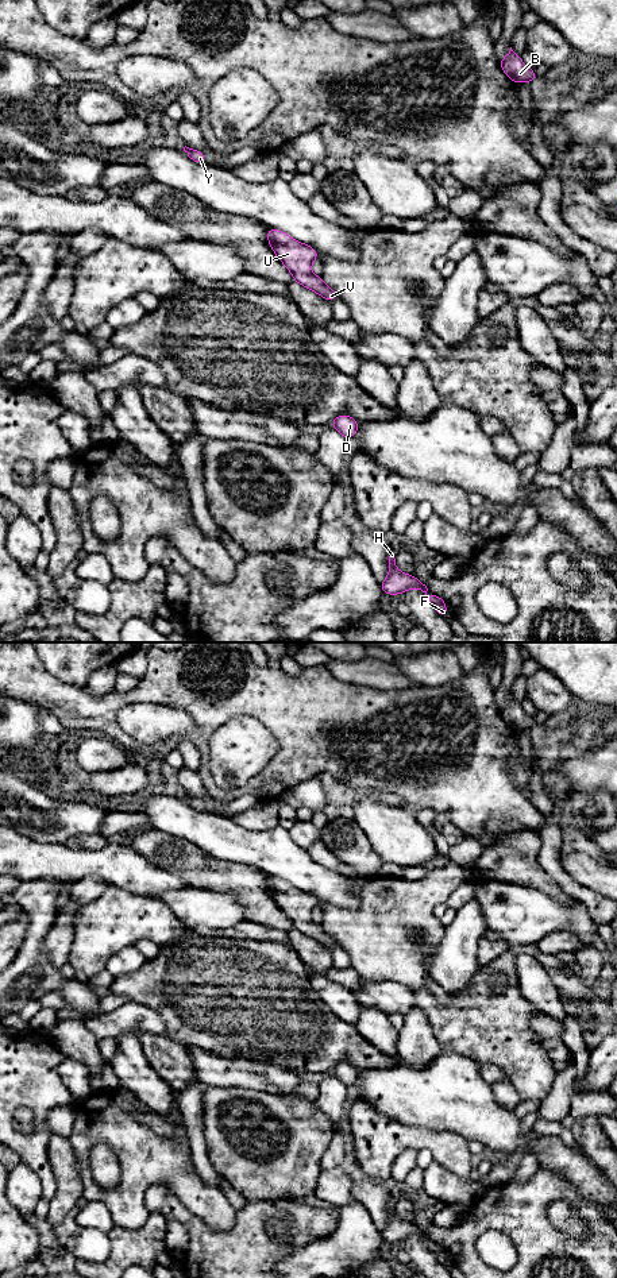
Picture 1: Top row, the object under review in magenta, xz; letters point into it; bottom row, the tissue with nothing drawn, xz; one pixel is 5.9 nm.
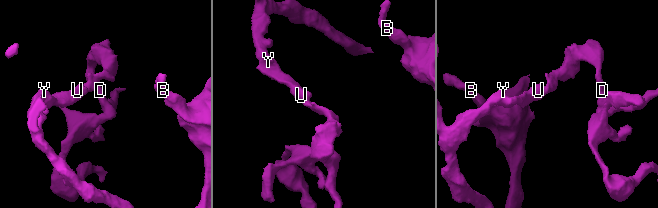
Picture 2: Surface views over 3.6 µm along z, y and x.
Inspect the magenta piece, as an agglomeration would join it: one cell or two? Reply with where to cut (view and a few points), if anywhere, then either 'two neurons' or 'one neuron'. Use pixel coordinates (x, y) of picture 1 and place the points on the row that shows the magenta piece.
no cut; one neuron

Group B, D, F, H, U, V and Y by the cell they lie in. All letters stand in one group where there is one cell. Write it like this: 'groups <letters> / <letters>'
groups B D F H U V Y

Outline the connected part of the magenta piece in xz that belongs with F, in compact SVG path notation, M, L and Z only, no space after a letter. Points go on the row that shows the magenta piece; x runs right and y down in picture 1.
M390 551L387 555L387 563L390 565L389 574L386 579L381 583L382 592L389 595L402 594L410 588L417 588L427 595L427 601L436 609L436 611L443 617L447 618L447 606L443 598L437 595L428 595L427 586L420 582L413 575L406 575L396 568L396 552Z

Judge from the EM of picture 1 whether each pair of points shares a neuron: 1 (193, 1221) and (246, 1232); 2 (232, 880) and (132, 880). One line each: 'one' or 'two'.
1: one
2: two

